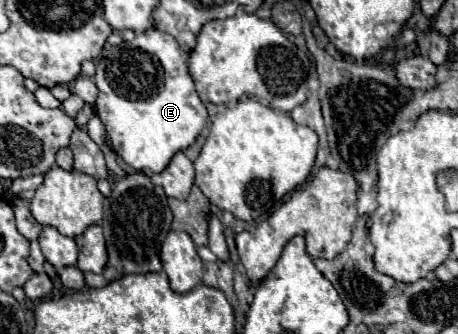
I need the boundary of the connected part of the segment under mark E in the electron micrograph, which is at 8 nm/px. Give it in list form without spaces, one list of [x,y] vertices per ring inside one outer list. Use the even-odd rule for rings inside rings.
[[[156,28],[140,32],[132,42],[120,46],[106,44],[94,82],[98,86],[96,112],[112,148],[136,170],[154,174],[164,170],[172,156],[192,146],[206,126],[208,112],[188,74],[188,54],[172,36]]]

